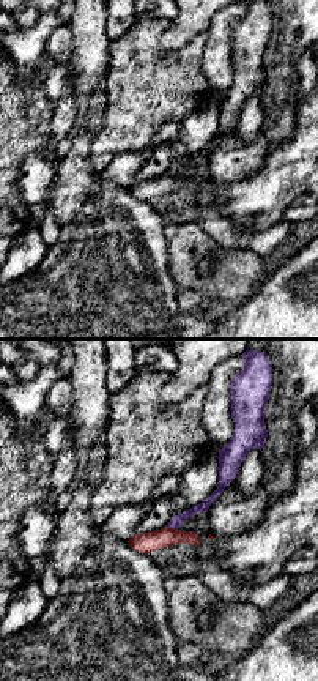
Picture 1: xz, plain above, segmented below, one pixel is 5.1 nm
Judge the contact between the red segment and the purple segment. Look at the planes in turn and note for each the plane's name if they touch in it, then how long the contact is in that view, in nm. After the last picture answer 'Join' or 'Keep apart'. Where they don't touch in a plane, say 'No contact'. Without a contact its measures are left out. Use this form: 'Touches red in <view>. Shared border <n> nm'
Touches red in xz. Shared border 70 nm

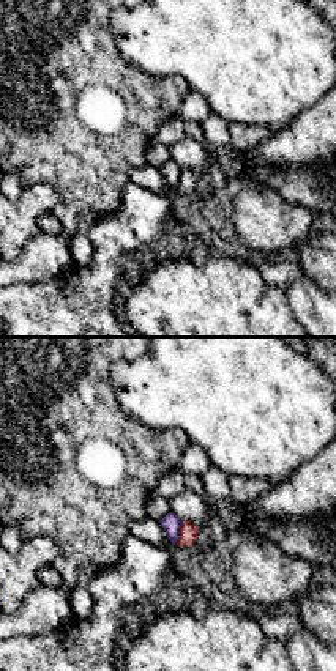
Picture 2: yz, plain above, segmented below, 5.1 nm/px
Touches red in yz. Shared border 120 nm

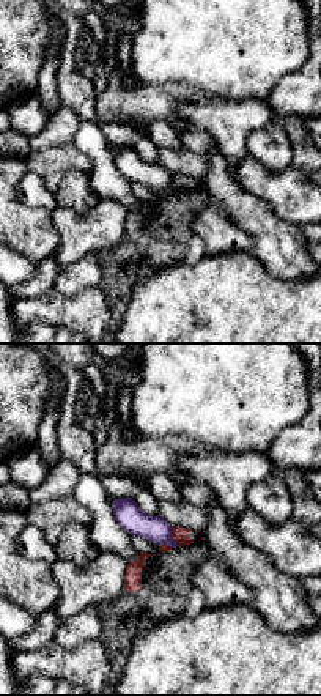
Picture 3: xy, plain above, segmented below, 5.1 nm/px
Touches red in xy. Shared border 110 nm

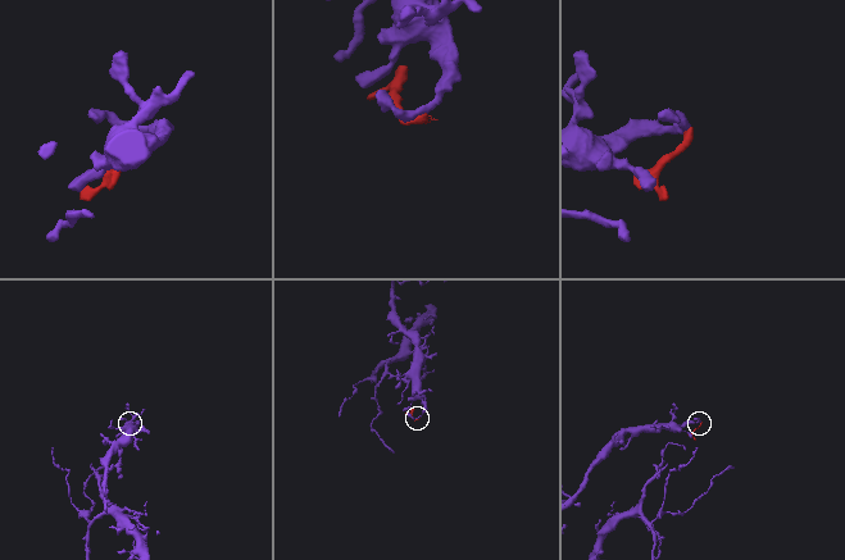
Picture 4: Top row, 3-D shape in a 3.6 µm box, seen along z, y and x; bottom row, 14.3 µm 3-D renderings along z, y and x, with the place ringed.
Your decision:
Keep apart

